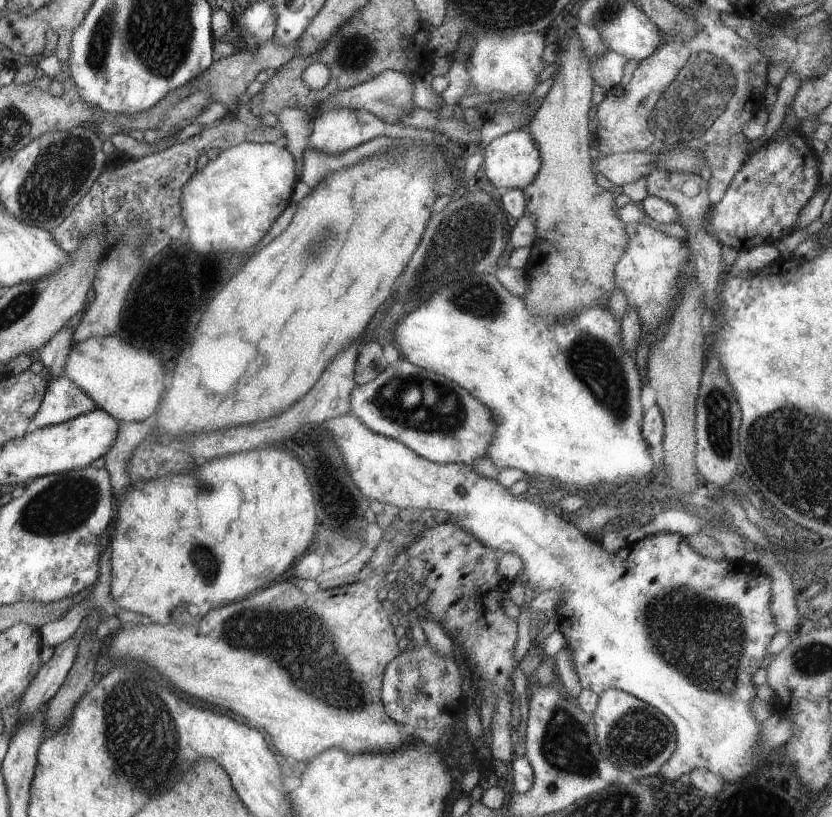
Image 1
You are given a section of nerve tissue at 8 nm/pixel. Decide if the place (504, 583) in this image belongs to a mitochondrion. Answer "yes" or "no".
no

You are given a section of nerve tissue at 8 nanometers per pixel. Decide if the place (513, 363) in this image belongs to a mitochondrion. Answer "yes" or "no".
no

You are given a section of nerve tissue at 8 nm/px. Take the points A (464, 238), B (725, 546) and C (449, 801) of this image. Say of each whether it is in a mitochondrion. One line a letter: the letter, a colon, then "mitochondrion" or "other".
A: mitochondrion
B: other
C: other

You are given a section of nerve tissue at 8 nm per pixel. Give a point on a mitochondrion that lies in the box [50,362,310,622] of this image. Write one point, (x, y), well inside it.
(207, 565)

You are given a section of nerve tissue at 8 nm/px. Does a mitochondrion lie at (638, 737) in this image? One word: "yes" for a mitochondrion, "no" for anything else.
yes

